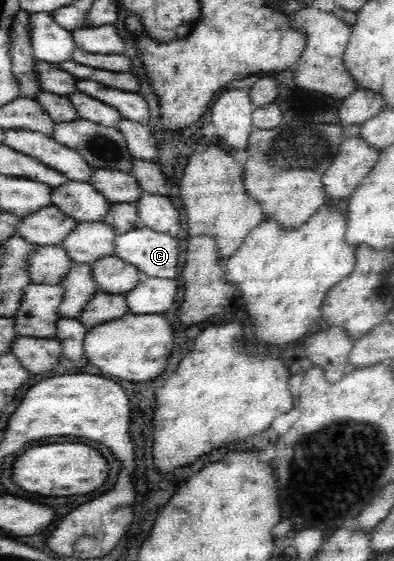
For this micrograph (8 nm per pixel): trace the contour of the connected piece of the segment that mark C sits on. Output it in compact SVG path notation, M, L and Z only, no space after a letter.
M144 226L120 232L116 237L116 256L133 264L145 277L179 280L180 245L168 233Z

